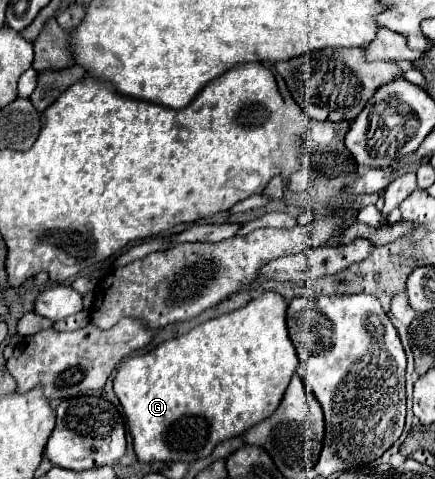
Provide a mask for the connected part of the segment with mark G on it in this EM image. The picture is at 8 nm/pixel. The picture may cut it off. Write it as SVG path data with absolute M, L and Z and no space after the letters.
M266 291L242 309L214 317L188 333L160 343L156 349L126 359L114 377L114 393L128 419L134 453L144 463L174 463L208 457L224 439L248 431L270 417L280 405L290 377L298 367L298 355L286 331L286 299Z

